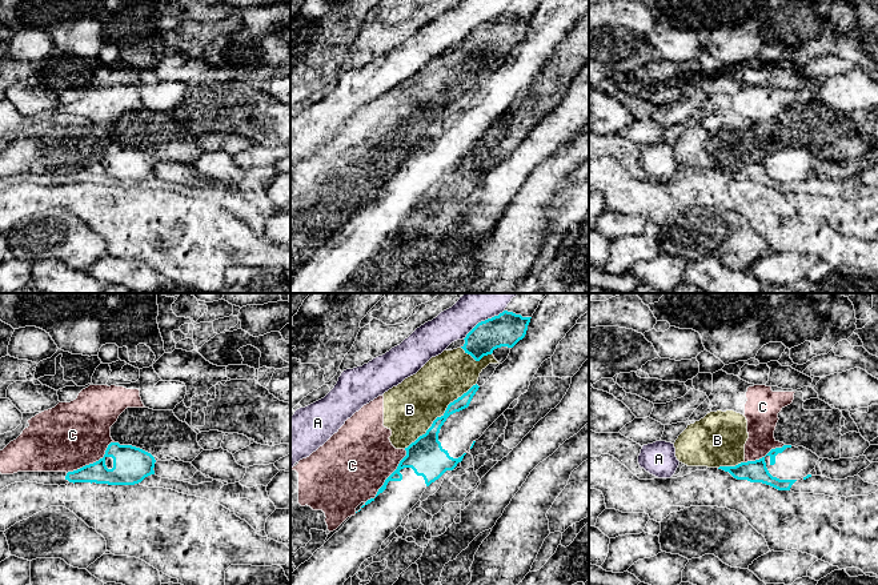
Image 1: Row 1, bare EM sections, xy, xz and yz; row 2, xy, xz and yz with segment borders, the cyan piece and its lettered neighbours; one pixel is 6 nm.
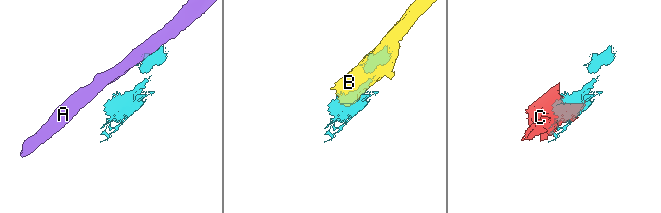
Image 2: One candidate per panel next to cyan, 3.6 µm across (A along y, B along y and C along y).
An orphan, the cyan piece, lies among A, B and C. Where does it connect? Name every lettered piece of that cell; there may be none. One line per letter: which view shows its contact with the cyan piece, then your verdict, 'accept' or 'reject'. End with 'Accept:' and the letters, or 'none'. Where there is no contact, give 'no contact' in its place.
A: xz | reject
B: xz | reject
C: xz | reject
Accept: none

